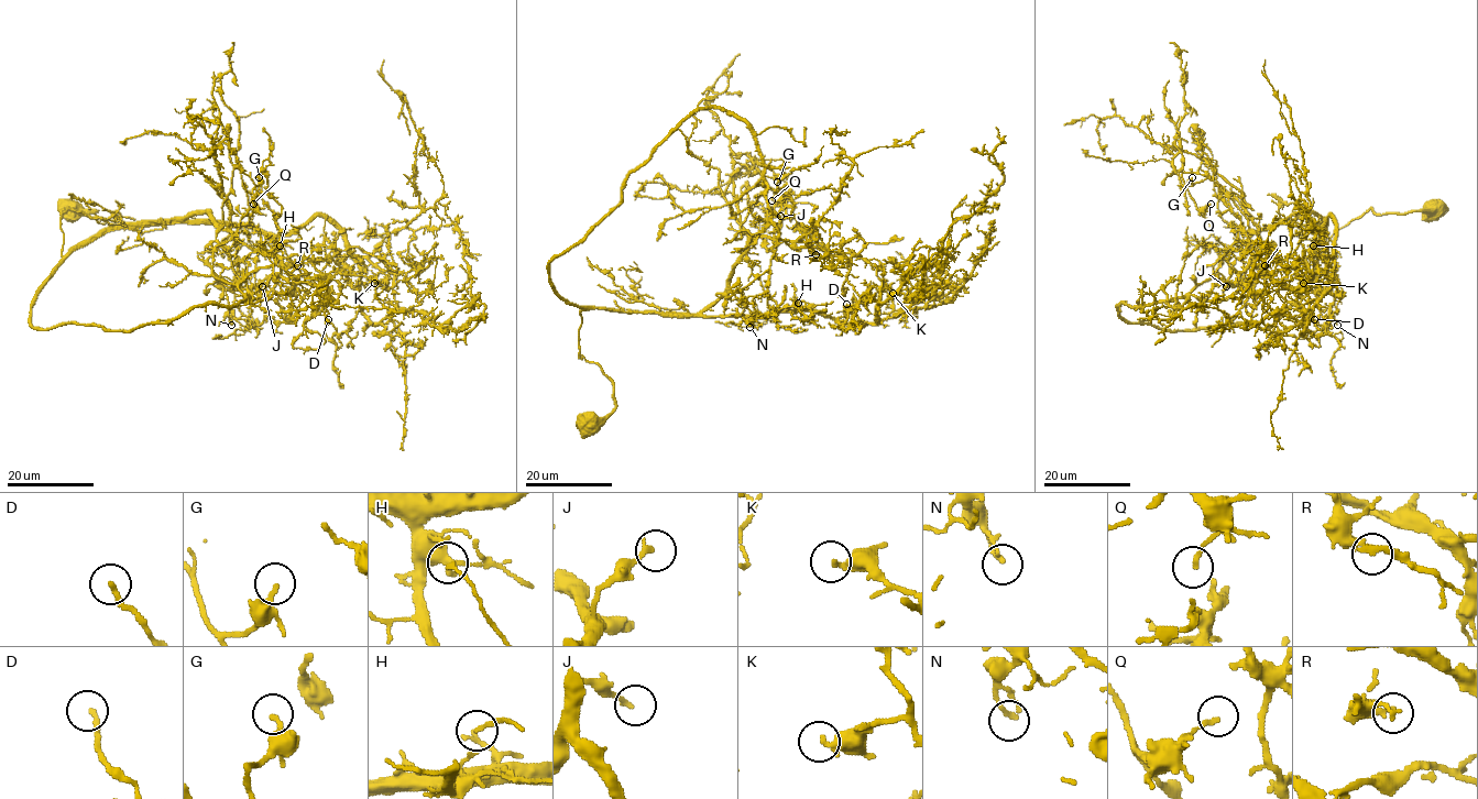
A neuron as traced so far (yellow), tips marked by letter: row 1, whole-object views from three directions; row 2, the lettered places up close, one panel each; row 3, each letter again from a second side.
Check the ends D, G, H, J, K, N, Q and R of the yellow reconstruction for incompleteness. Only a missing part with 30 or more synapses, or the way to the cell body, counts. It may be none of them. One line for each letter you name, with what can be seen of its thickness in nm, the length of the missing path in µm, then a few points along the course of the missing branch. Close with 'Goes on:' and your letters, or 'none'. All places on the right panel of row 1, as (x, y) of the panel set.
Goes on: none

